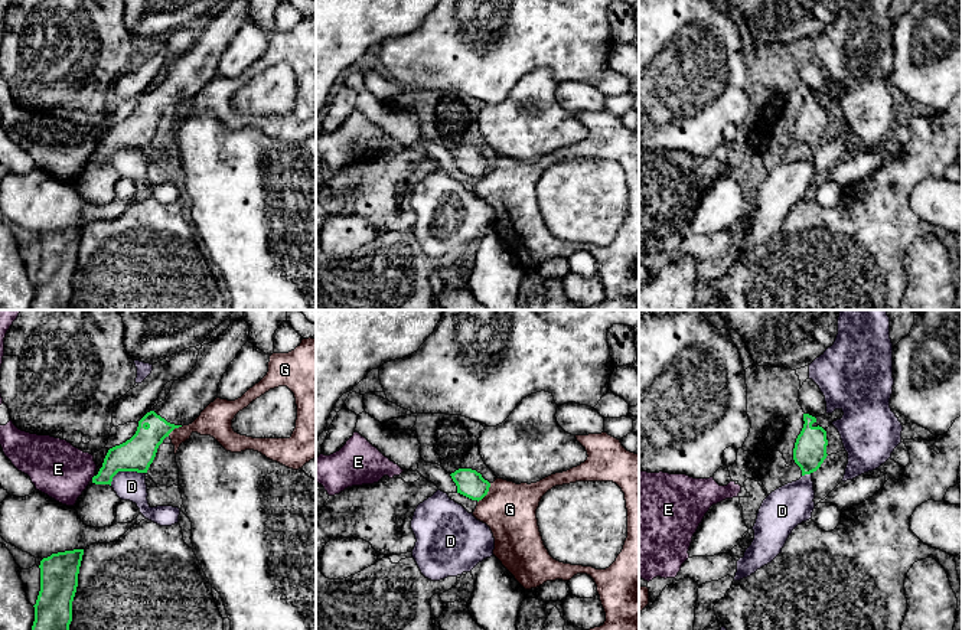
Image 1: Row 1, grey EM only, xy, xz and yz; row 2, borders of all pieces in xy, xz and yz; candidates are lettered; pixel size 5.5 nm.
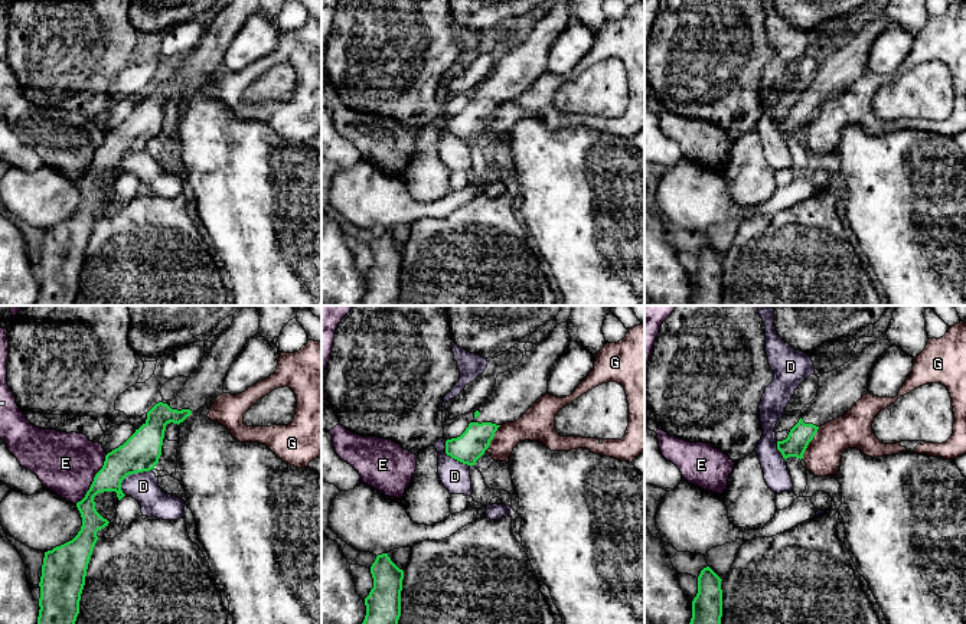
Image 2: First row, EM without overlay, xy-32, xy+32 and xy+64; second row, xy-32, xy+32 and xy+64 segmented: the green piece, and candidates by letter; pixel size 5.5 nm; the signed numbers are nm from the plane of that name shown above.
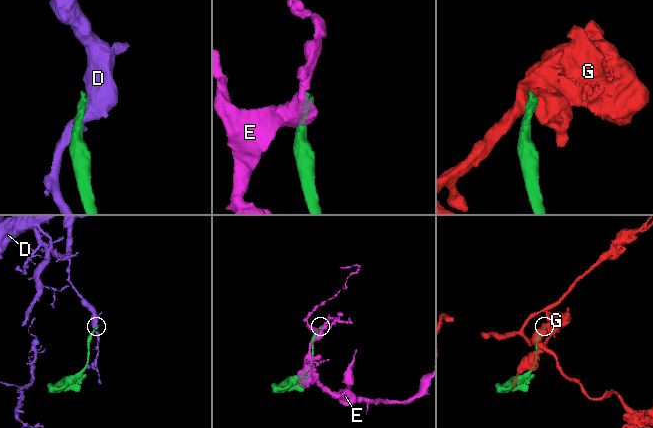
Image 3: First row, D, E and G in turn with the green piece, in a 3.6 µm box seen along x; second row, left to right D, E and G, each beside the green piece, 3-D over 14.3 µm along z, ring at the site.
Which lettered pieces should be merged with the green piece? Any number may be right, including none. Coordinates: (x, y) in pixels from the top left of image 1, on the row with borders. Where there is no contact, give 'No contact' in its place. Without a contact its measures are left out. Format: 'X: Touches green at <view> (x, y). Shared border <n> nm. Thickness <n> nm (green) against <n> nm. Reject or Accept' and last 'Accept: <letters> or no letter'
D: Touches green at xy (124, 470). Shared border 200 nm. Thickness 190 nm (green) against 160 nm. Reject
E: Touches green at xy (93, 477). Shared border 40 nm. Thickness 180 nm (green) against 320 nm. Reject
G: Touches green at xz (486, 493). Shared border 130 nm. Thickness 150 nm (green) against 300 nm. Reject
Accept: no letter

